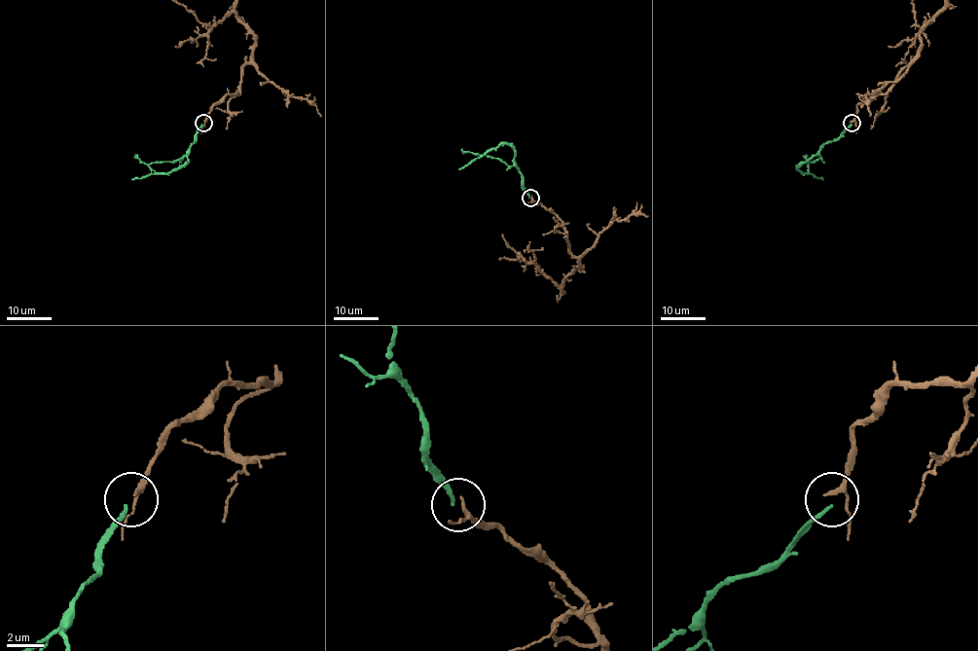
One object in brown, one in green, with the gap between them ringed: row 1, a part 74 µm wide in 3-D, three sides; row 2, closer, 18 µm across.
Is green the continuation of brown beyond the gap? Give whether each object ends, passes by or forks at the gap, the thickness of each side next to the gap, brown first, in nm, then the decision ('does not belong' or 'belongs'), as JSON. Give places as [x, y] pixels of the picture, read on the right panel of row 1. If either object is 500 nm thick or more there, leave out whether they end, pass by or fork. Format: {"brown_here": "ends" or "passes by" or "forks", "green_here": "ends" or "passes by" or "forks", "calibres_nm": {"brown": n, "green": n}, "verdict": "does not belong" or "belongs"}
{"brown_here": "passes by", "green_here": "ends", "calibres_nm": {"brown": 190, "green": 180}, "verdict": "does not belong"}

